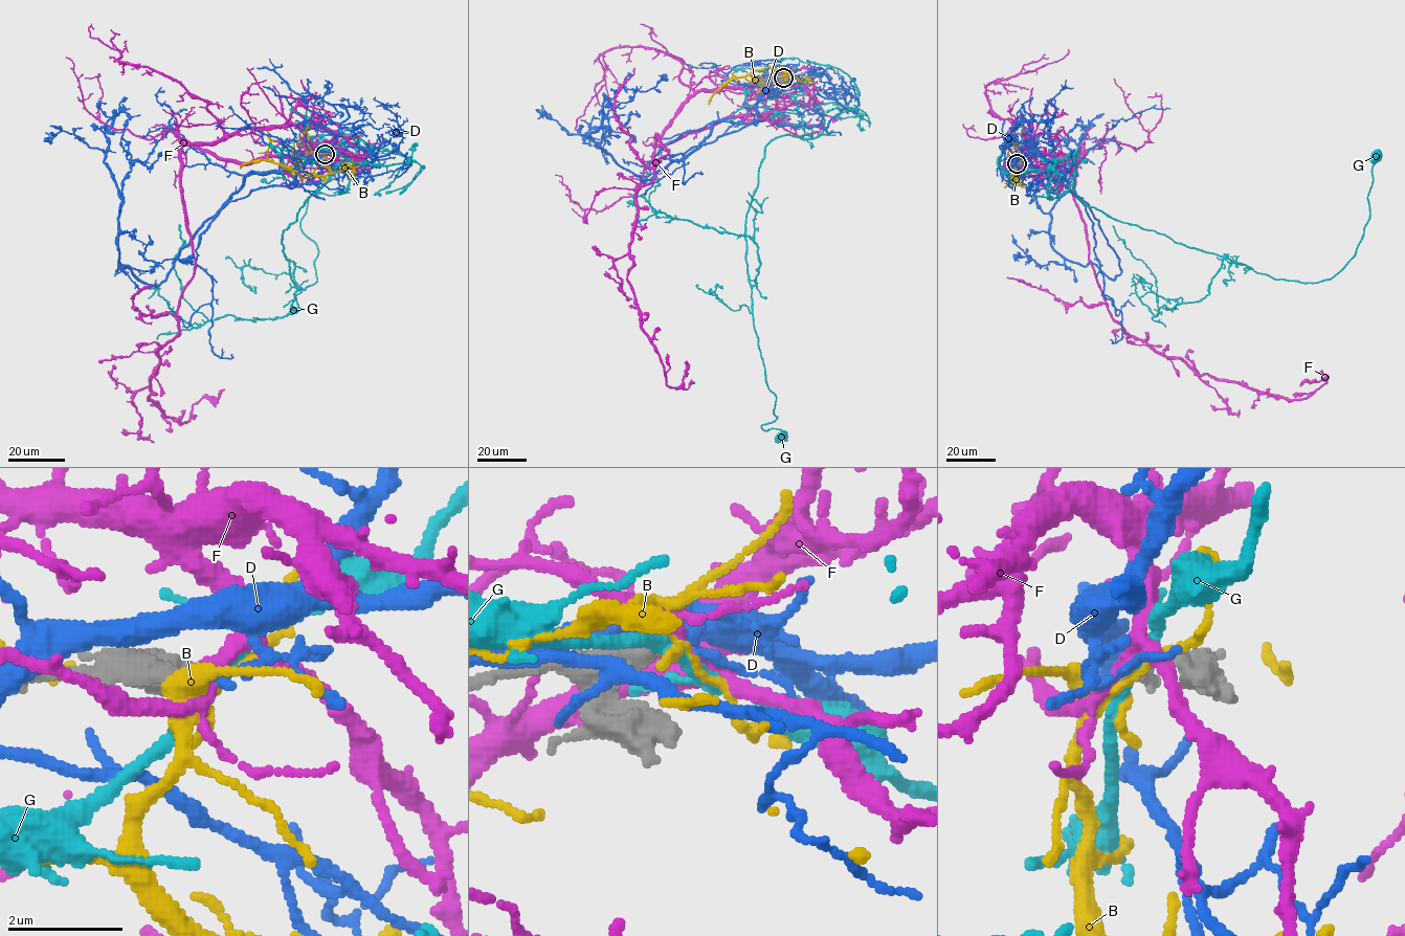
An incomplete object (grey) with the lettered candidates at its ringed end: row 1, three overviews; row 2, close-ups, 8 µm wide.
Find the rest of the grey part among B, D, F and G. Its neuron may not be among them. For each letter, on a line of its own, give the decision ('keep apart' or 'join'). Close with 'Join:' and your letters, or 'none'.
B: keep apart
D: keep apart
F: keep apart
G: keep apart
Join: none

